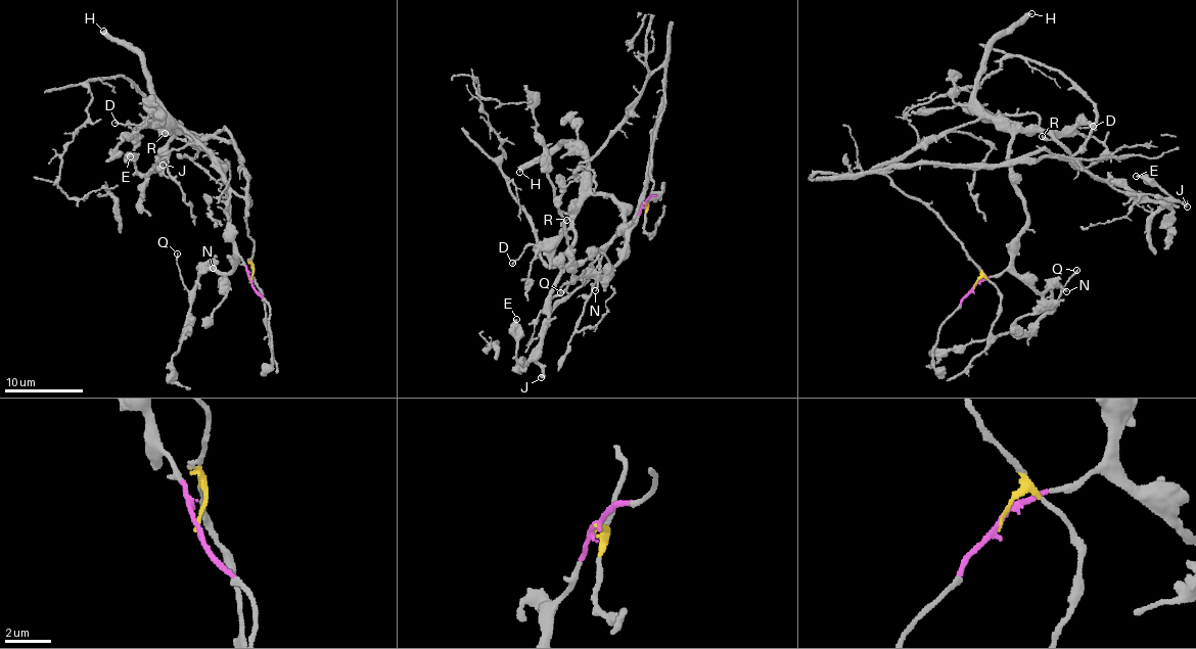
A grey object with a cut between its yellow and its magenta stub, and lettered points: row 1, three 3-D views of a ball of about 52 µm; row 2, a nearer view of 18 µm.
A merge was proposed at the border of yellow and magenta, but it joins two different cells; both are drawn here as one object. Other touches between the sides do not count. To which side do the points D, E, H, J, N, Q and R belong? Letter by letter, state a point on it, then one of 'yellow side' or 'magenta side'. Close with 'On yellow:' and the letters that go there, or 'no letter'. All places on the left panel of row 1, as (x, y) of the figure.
D: at (114, 123); magenta side
E: at (130, 156); magenta side
H: at (103, 31); magenta side
J: at (163, 165); magenta side
N: at (213, 268); magenta side
Q: at (177, 253); magenta side
R: at (165, 133); magenta side
On yellow: no letter

